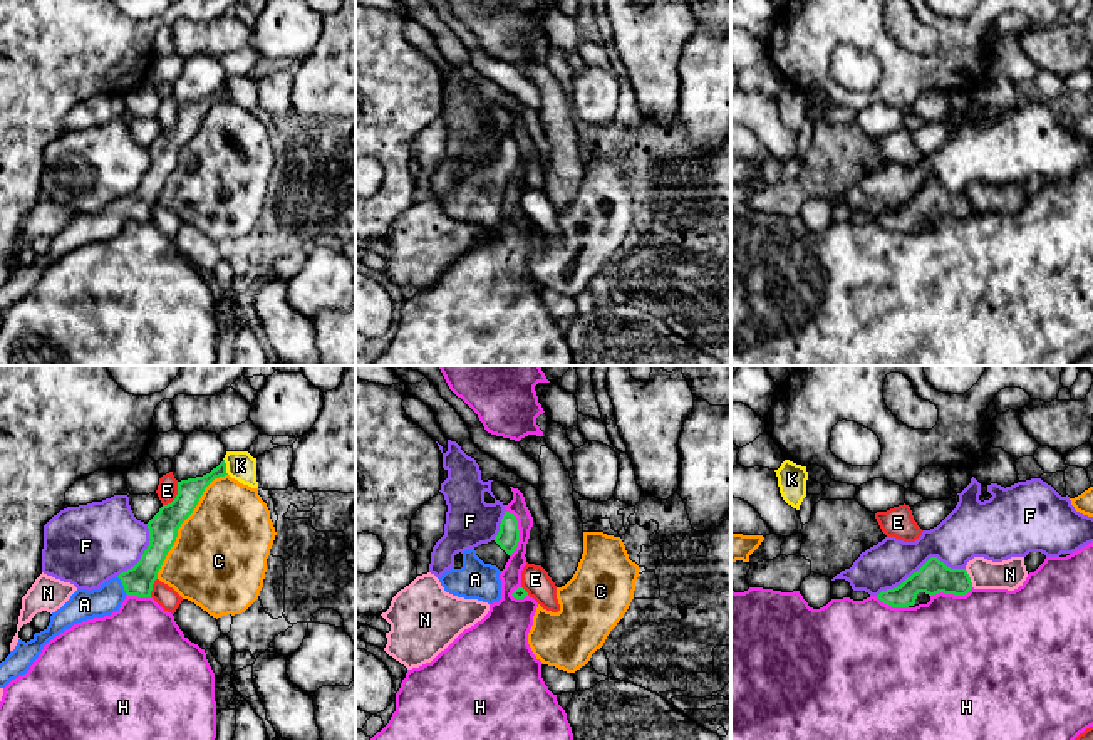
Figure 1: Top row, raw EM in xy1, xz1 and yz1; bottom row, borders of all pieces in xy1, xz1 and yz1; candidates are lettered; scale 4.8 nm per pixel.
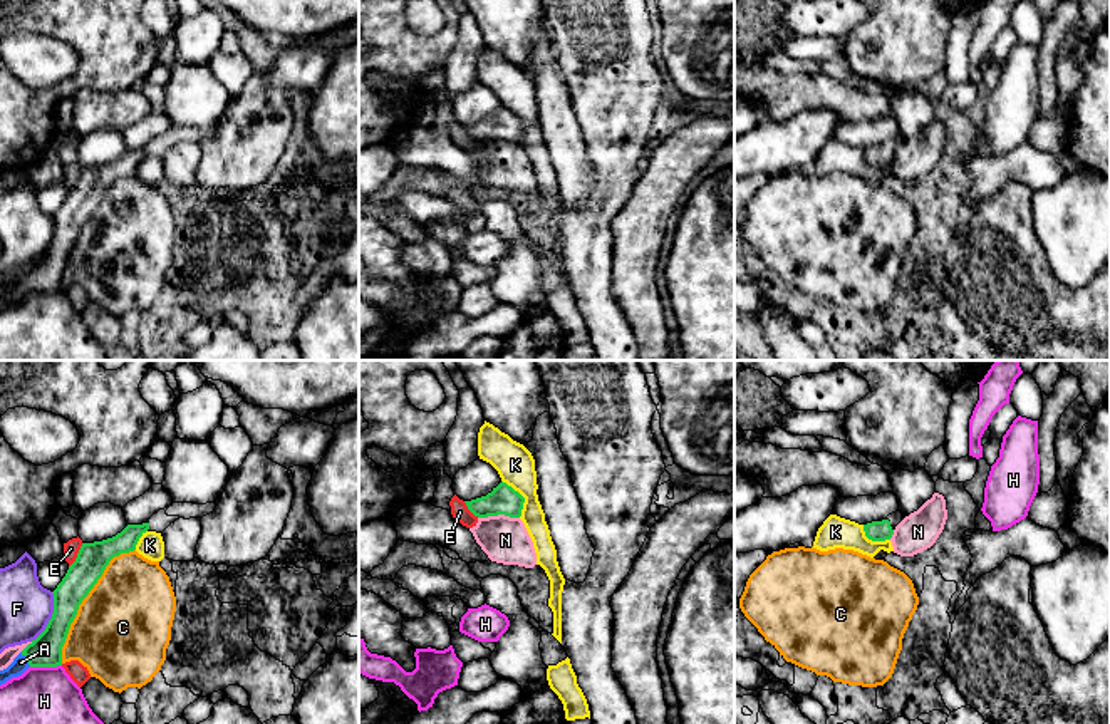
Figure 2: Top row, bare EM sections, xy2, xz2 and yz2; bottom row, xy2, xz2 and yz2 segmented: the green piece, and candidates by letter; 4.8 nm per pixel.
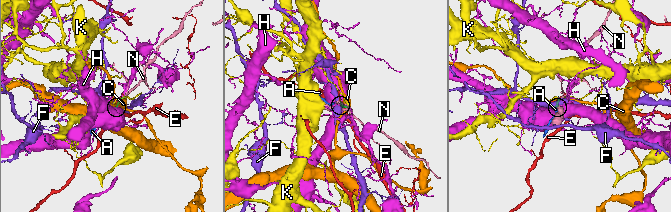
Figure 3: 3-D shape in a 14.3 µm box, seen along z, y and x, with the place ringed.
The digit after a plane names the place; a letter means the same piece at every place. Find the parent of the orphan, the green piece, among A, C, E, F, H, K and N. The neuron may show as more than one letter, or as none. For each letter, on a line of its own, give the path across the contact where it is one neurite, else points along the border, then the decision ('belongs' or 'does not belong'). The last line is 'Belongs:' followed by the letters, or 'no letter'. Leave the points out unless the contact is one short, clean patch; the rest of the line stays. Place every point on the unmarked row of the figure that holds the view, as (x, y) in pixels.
A: runs through xy1 (138, 205), (123, 208), (104, 225), (84, 229); belongs
C: does not belong
E: does not belong
F: does not belong
H: border along xz1 (507, 135), (515, 141), (518, 153), (518, 170), (510, 180); does not belong
K: border along xz2 (502, 104), (523, 123), (520, 141); does not belong
N: does not belong
Belongs: A

